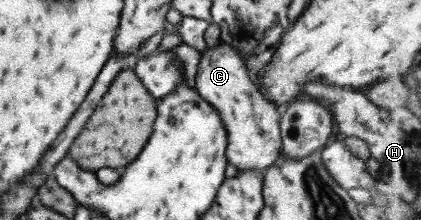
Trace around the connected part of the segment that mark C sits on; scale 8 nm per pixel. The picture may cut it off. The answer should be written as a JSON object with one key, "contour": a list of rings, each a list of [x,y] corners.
{"contour":[[[219,41],[212,48],[200,51],[194,87],[221,117],[227,133],[226,160],[239,171],[263,171],[280,153],[280,111],[263,98],[258,86],[249,80],[245,67],[244,60],[234,48]]]}

